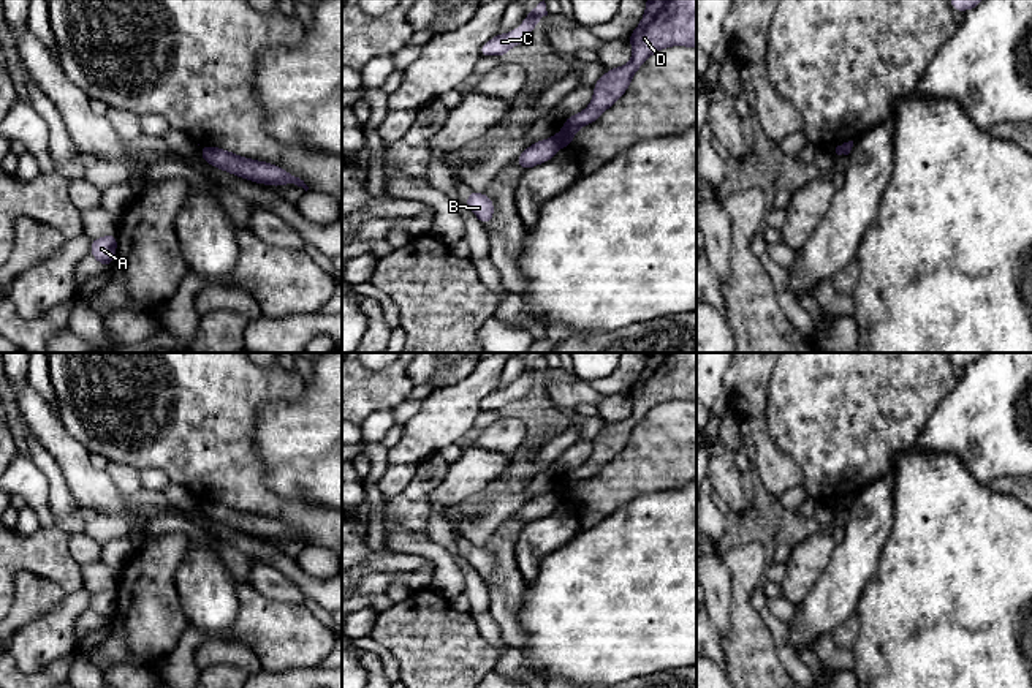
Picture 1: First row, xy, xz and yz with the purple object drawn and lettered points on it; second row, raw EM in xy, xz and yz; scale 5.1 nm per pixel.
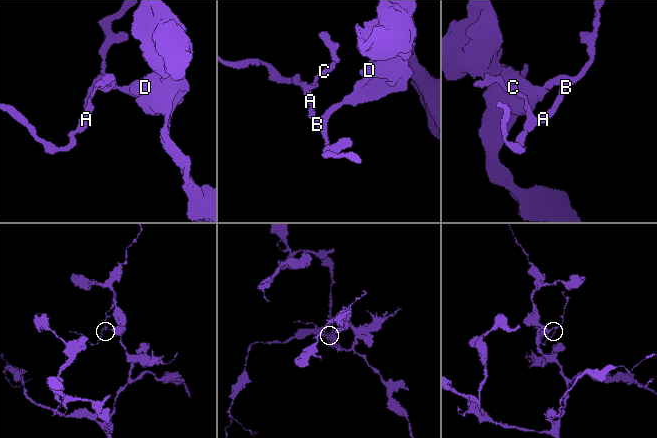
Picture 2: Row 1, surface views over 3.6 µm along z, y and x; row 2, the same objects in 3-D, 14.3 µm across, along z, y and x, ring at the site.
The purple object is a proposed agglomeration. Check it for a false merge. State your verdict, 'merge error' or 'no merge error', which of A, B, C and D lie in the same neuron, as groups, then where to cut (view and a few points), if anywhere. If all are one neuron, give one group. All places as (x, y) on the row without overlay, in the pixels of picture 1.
merge error | A B C / D | xz (554, 492), (559, 500)

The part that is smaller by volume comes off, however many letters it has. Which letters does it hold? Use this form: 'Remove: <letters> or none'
Remove: A, B, C

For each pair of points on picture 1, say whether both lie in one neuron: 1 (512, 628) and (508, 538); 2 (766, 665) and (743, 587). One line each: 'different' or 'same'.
1: same
2: same

